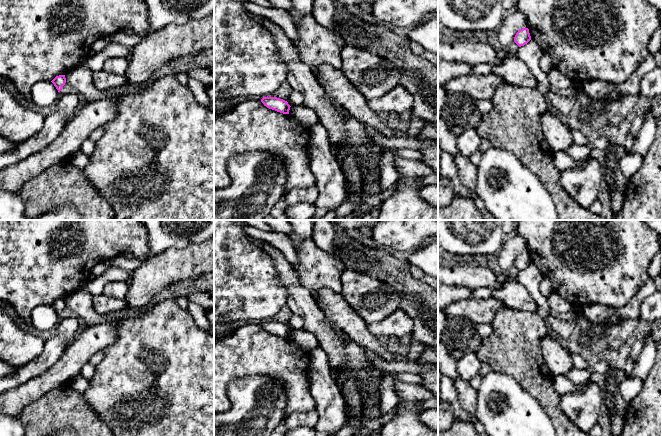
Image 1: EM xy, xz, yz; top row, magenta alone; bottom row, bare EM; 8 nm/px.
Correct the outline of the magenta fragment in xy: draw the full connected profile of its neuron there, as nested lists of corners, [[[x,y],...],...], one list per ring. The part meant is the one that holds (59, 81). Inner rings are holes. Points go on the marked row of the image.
[[[65,75],[56,76],[51,82],[54,84],[58,92],[60,92],[66,83]]]

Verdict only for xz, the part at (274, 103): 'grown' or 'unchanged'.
unchanged

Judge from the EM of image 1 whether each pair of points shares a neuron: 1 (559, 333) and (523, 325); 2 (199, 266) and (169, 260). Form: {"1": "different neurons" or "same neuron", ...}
{"1": "different neurons", "2": "same neuron"}

